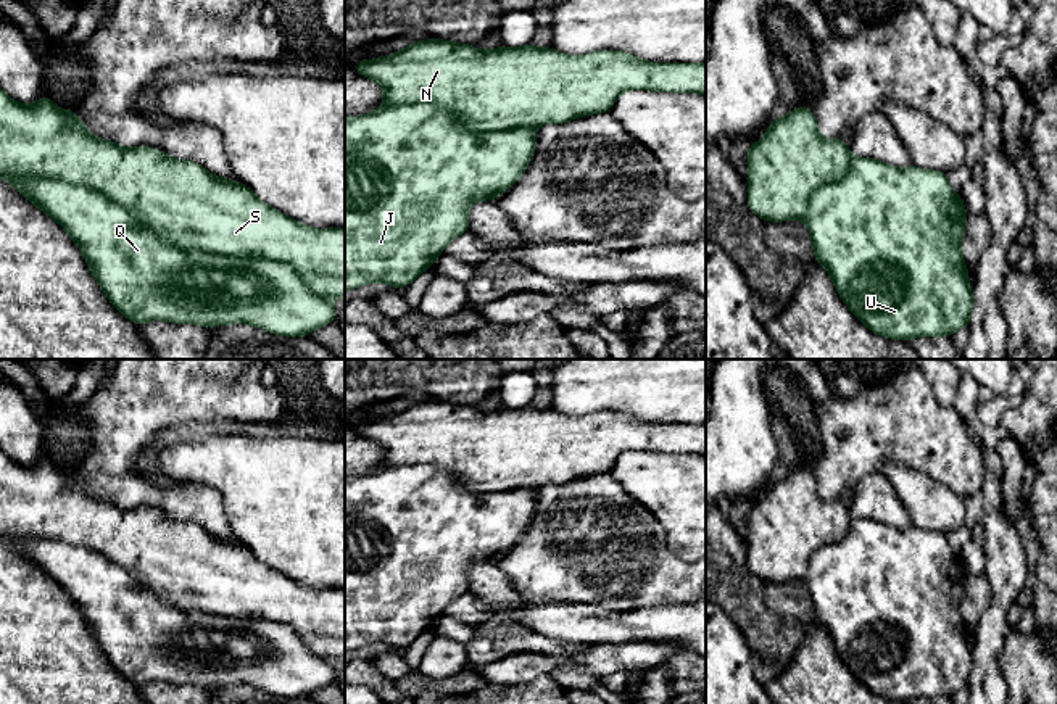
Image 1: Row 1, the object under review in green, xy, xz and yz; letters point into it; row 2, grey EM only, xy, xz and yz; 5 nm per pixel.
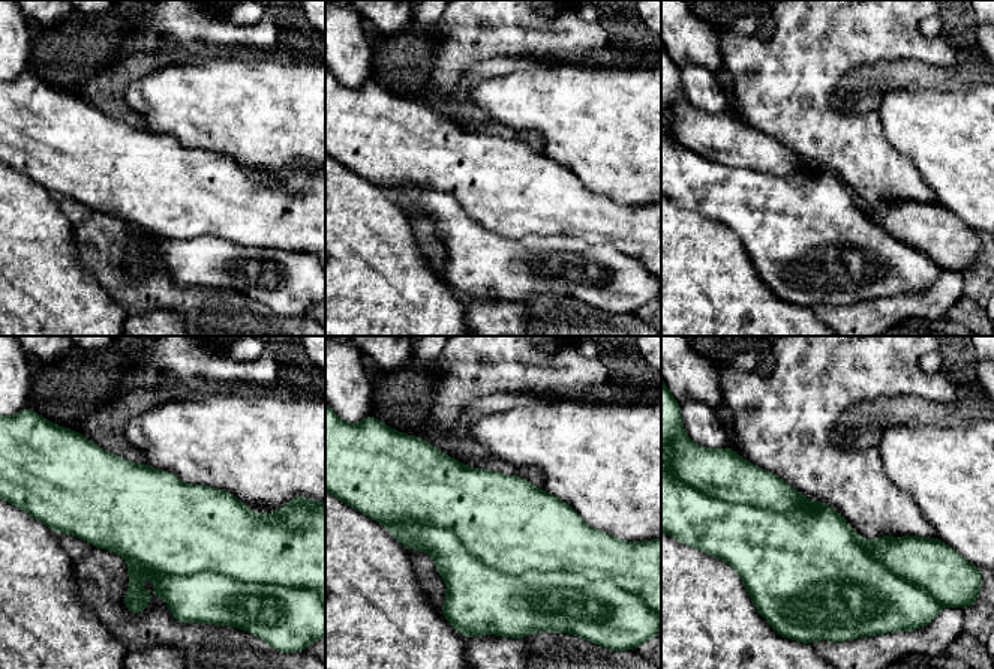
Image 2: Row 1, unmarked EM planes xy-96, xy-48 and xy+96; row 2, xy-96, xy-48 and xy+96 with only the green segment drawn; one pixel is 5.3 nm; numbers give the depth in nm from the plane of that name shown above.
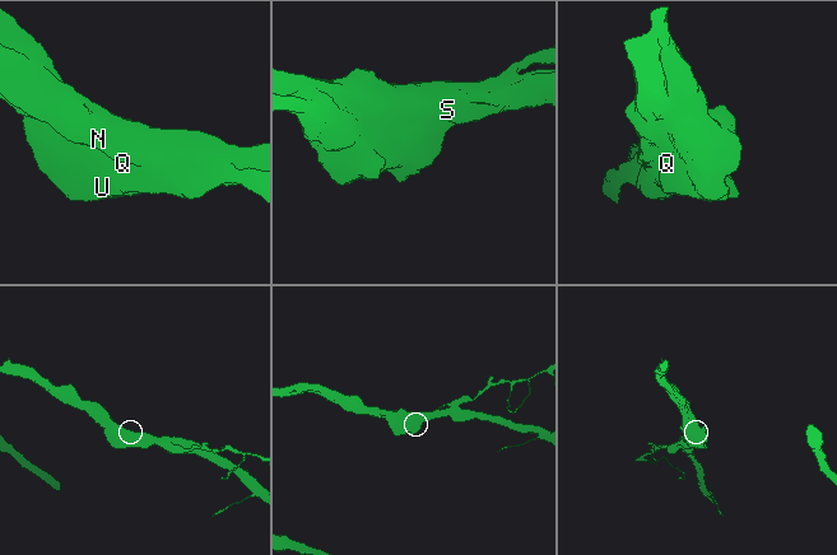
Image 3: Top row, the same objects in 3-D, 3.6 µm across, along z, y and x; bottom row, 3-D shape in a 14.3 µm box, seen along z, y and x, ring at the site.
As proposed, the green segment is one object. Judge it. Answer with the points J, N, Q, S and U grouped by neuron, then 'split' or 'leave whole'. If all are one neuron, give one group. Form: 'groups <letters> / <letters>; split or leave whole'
groups J Q U / N S; split

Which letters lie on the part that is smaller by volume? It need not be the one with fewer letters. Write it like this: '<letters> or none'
J, Q, U

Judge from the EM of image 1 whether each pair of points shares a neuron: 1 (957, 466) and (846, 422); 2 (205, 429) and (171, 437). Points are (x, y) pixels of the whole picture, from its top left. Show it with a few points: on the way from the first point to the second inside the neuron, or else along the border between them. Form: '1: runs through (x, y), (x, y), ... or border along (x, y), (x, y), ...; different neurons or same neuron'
1: runs through (930, 438), (909, 426), (874, 426); same neuron
2: runs through (197, 429), (179, 432); same neuron

